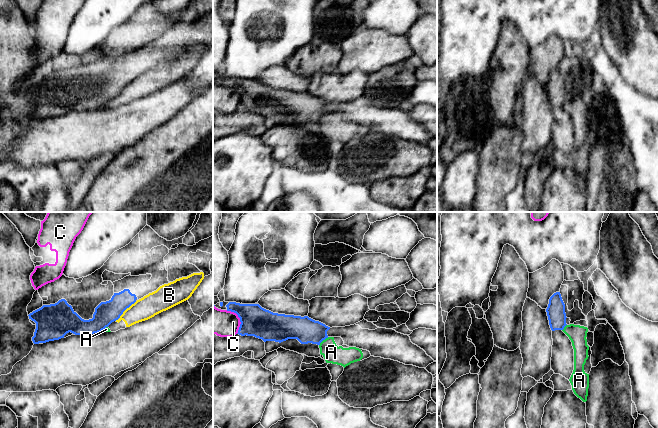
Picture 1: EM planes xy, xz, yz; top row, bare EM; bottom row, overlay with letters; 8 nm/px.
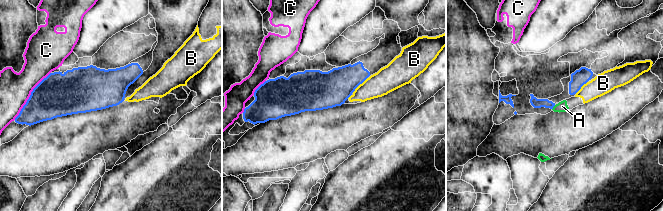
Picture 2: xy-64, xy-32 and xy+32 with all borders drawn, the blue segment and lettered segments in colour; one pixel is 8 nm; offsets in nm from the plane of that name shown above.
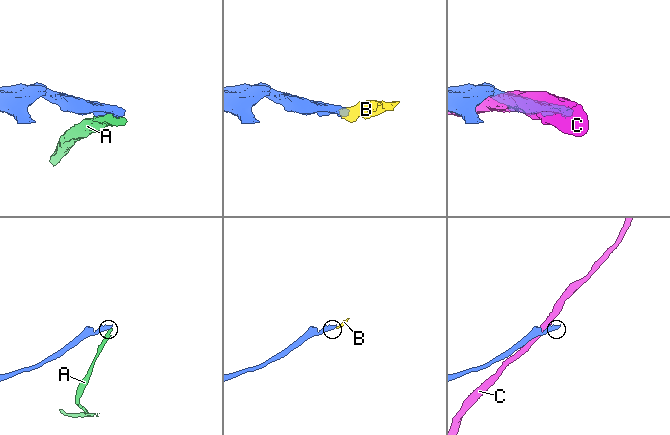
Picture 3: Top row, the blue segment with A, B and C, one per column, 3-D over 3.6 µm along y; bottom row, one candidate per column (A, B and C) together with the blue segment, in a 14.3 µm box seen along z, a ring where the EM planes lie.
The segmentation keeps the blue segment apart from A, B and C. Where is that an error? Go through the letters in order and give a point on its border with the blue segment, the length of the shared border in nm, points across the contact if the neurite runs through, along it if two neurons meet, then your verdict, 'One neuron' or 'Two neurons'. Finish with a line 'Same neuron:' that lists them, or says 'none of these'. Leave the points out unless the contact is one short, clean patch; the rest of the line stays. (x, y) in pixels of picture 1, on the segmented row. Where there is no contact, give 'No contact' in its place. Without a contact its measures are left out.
A: Touches blue at xz (323, 339). Shared border 100 nm. Boundary: xz (328, 337), (319, 345). Two neurons
B: Touches blue at xy (125, 309). Shared border 240 nm. Boundary: xy (136, 301), (115, 320). Two neurons
C: Touches blue at xz (240, 319). Shared border 220 nm. Two neurons
Same neuron: none of these

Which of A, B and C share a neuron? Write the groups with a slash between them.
A B / C

